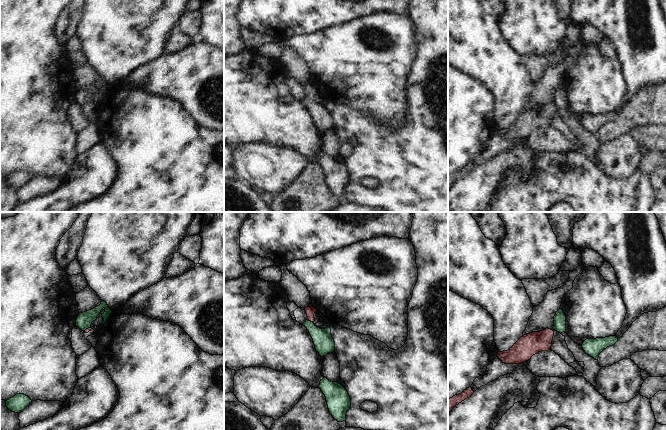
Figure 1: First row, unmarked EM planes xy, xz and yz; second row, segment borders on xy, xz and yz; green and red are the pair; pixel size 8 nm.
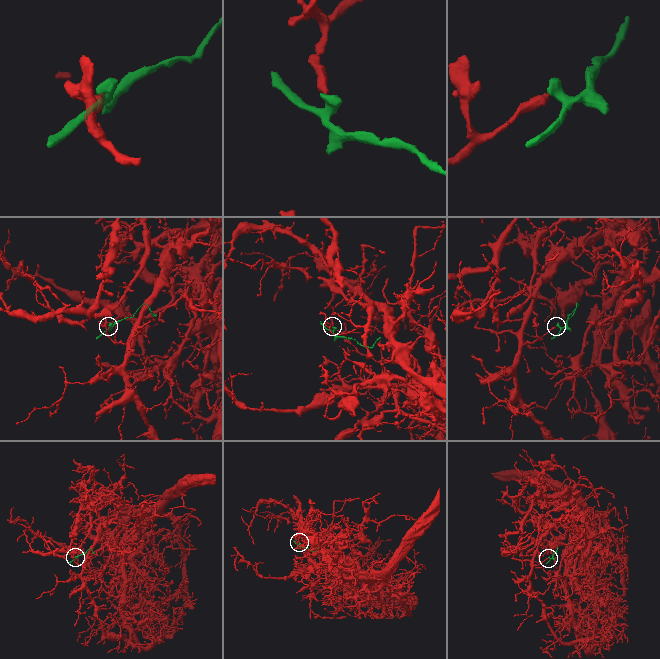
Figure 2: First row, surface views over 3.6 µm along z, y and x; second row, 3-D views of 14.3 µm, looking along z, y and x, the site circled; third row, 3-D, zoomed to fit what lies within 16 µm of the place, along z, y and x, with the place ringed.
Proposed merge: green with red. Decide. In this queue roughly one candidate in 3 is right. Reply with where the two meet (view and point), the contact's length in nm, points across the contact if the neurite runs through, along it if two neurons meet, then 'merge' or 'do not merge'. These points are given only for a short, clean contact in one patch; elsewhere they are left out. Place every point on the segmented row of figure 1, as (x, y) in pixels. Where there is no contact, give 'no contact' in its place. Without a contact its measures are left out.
contact xz (310, 321); length 50 nm; border xz (307, 319), (312, 322); do not merge

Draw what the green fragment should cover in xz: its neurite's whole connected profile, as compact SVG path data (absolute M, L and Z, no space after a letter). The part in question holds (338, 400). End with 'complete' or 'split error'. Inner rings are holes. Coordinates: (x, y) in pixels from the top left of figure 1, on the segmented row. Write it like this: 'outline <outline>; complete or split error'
outline M327 378L320 381L319 388L326 397L330 414L338 422L346 420L346 413L351 408L351 399L347 390L338 382Z; complete

